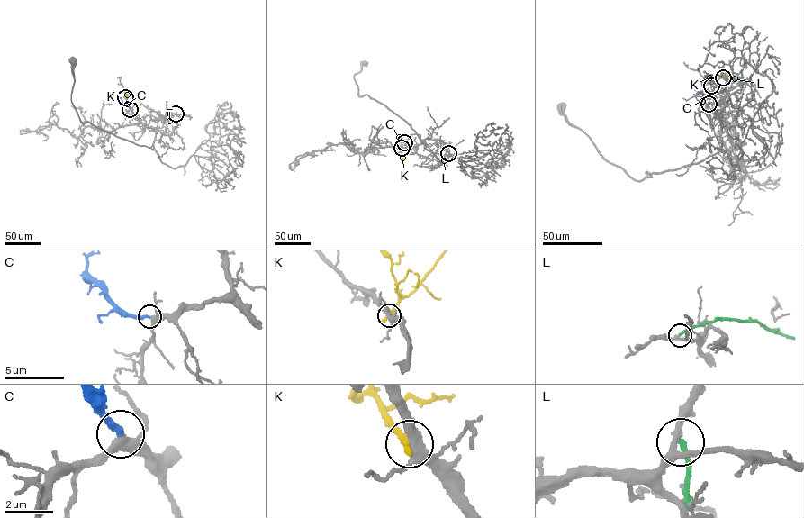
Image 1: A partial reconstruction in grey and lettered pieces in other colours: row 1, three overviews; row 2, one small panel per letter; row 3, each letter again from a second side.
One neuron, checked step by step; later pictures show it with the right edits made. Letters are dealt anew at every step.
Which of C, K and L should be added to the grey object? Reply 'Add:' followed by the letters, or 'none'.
Add: C

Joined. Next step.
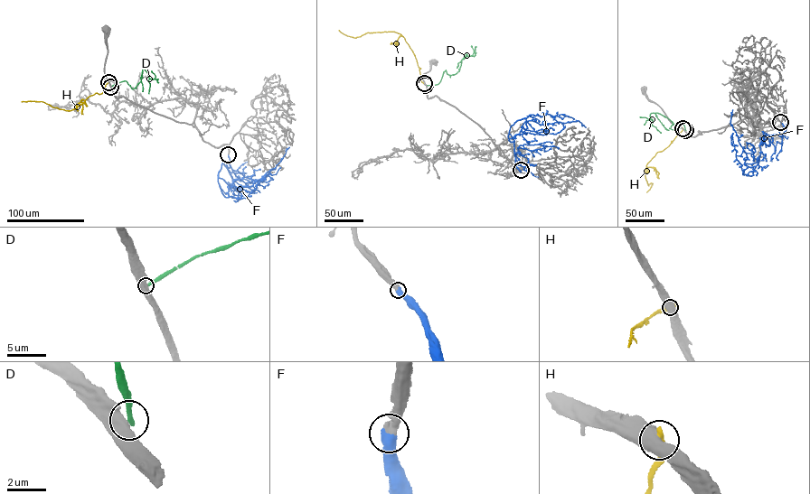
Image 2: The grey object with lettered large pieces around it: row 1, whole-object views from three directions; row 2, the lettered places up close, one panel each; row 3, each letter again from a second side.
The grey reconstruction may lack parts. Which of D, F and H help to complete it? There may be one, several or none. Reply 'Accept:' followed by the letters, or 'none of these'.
Accept: F

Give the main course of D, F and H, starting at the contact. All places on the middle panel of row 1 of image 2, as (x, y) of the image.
D: (425, 85), (437, 84), (446, 70), (451, 75), (458, 71), (461, 60), (466, 55), (474, 56), (476, 46)
F: (521, 170), (516, 166), (513, 143), (509, 139), (519, 134), (525, 121), (543, 125), (579, 120), (586, 127)
H: (424, 83), (420, 79), (415, 55), (400, 34), (391, 32), (368, 32), (353, 37), (339, 30)

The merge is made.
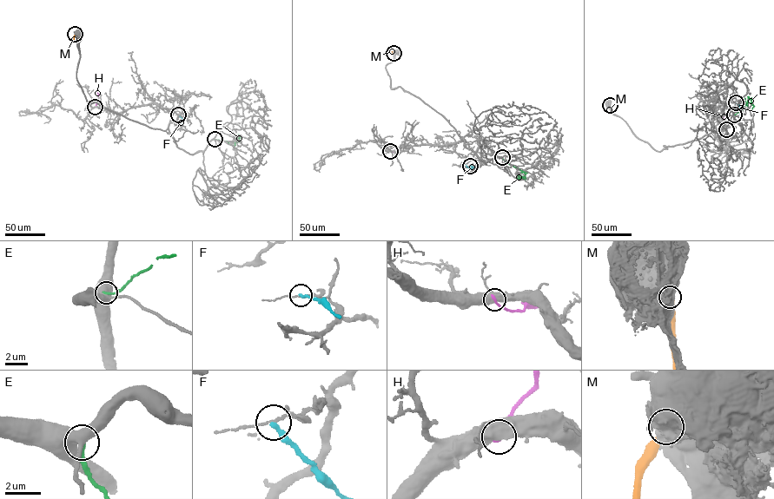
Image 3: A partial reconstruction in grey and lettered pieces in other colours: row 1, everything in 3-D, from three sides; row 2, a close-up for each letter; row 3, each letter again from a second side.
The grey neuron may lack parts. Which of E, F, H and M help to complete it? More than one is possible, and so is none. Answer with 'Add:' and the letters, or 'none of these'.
Add: none of these

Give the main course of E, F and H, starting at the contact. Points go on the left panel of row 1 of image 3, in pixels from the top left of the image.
E: (214, 139), (238, 141), (239, 135), (234, 147)
F: (178, 114), (182, 120), (176, 127)
H: (95, 107), (97, 93)

